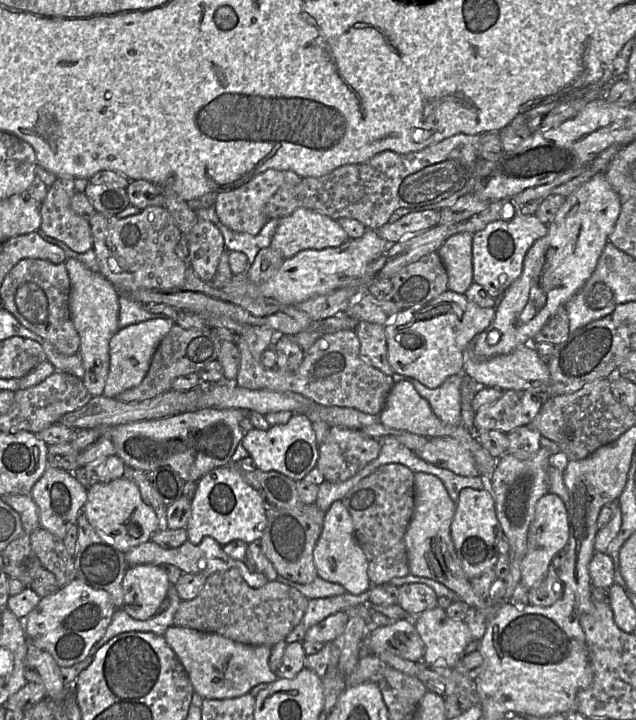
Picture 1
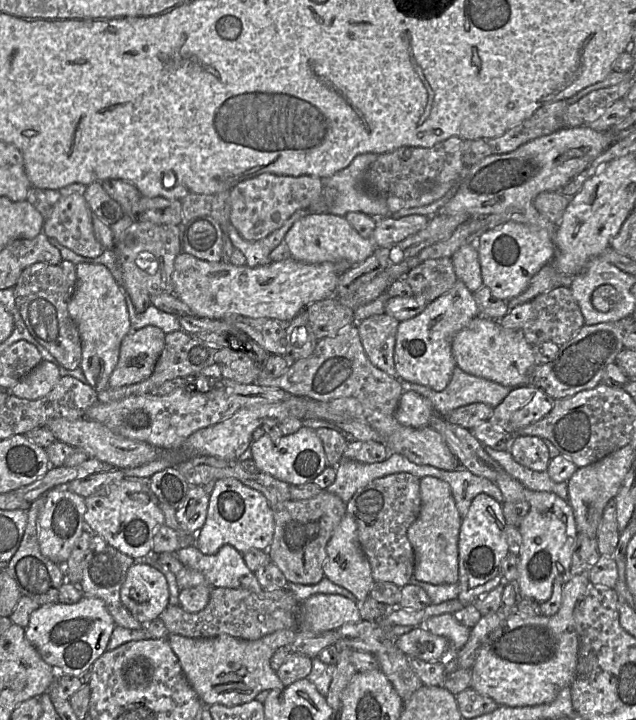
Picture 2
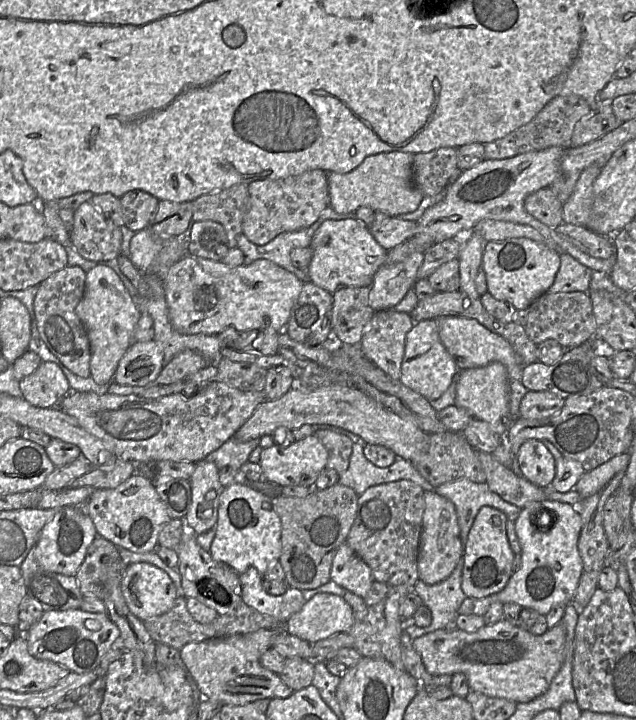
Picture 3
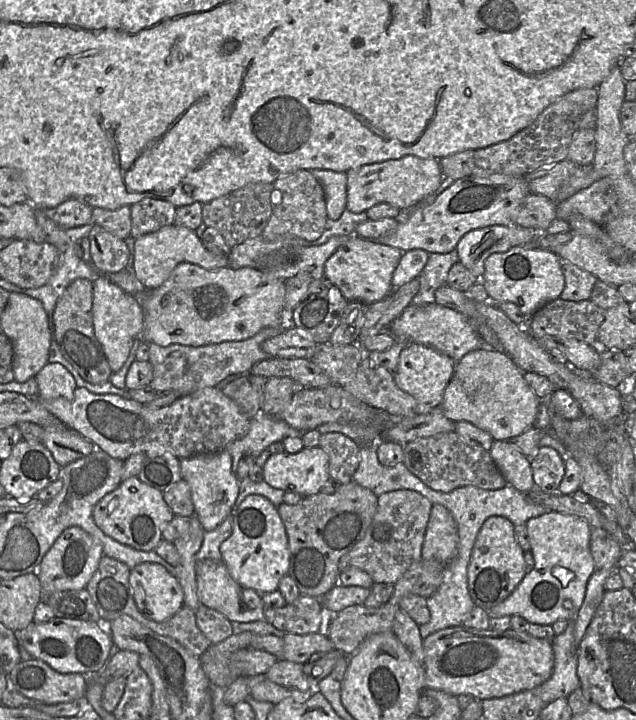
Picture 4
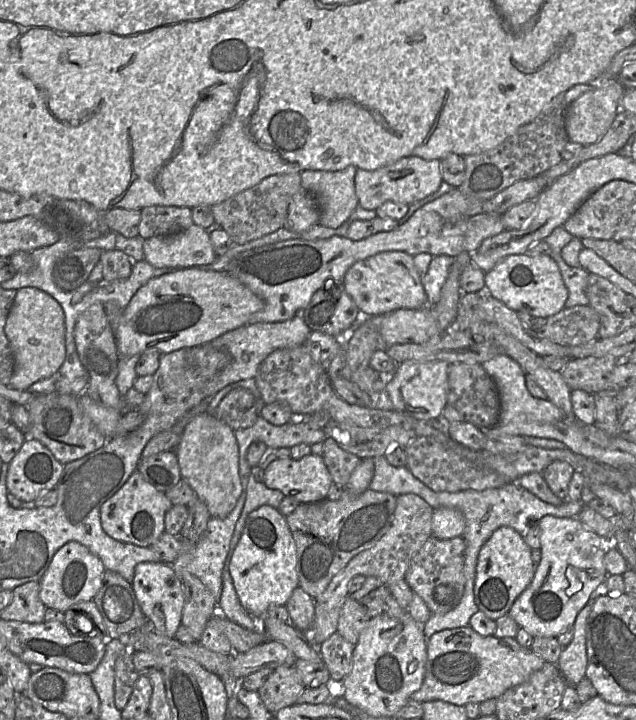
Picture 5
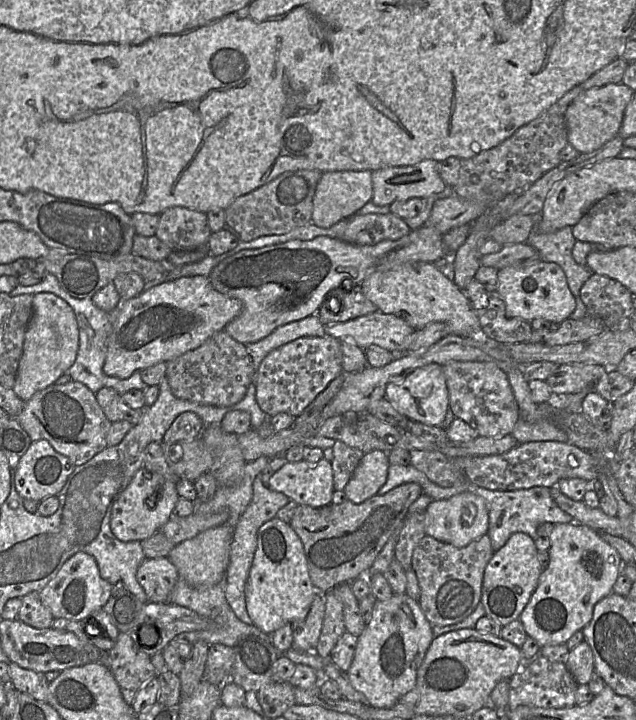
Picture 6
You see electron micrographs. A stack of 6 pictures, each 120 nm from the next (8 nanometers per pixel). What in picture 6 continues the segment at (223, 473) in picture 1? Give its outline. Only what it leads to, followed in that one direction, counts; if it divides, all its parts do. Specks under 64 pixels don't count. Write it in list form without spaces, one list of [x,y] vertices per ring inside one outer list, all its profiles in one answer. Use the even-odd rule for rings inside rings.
[[[277,517],[264,523],[257,534],[257,547],[245,585],[247,612],[253,624],[271,635],[285,624],[303,621],[310,611],[316,593],[322,592],[317,591],[311,582],[304,547],[296,532],[289,523]]]

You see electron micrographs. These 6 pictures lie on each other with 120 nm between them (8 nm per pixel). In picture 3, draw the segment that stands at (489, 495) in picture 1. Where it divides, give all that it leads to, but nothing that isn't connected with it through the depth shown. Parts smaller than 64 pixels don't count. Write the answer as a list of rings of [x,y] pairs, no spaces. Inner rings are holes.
[[[483,506],[480,508],[464,545],[461,587],[469,598],[484,598],[505,588],[514,573],[515,553],[507,538],[508,518],[499,509]]]

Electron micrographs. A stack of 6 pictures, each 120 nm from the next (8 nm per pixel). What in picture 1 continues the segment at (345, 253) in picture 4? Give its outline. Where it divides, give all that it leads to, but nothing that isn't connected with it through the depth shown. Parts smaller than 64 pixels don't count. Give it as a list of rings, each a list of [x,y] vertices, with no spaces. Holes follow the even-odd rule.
[[[300,207],[279,220],[270,247],[287,259],[302,250],[338,247],[348,239],[337,220]]]

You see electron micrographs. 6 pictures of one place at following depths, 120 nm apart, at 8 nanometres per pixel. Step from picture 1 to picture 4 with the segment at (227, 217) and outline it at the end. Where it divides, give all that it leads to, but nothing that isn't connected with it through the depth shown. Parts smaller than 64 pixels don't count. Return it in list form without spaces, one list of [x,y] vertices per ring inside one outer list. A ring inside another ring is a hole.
[[[297,170],[277,178],[271,195],[272,213],[261,233],[263,239],[275,241],[282,237],[295,236],[313,241],[323,233],[326,225],[326,195],[320,182],[310,170]]]

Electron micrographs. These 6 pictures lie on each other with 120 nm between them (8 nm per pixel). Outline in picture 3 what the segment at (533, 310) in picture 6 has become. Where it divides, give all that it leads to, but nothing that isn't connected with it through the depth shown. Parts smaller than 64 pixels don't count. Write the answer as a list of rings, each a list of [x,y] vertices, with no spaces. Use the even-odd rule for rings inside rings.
[[[528,238],[488,241],[482,258],[488,292],[498,300],[512,303],[516,310],[527,310],[536,299],[548,293],[559,267],[558,250]]]

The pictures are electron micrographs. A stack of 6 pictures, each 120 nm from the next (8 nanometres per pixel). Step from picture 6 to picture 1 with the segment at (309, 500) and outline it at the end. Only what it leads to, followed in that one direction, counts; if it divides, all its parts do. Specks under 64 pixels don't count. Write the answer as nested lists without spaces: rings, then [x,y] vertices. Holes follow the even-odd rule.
[[[293,414],[288,423],[271,426],[268,430],[253,428],[244,434],[241,444],[263,472],[279,472],[295,481],[301,481],[316,467],[319,445],[312,423],[304,414]]]

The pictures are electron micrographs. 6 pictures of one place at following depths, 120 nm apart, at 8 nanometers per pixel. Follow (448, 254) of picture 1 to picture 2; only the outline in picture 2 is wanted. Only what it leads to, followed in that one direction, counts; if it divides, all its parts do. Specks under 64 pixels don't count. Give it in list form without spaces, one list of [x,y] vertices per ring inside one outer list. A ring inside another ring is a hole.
[[[467,244],[460,247],[451,259],[457,279],[462,281],[472,293],[483,286],[476,244]]]

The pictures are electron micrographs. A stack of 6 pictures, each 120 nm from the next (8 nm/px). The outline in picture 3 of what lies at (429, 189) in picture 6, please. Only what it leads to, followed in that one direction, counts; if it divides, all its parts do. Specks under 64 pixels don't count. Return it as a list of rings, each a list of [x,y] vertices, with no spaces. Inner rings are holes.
[[[384,152],[366,157],[349,173],[328,173],[329,206],[339,214],[355,213],[360,207],[369,207],[390,217],[414,212],[424,195],[413,183],[413,161],[413,153]]]

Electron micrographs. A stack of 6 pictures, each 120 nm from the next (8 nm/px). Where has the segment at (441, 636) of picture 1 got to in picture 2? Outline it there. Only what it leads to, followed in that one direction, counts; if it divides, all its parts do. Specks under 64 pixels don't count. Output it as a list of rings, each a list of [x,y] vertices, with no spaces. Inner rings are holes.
[[[451,613],[430,616],[420,627],[435,635],[444,636],[449,641],[447,656],[457,654],[470,636],[470,628],[458,622]]]

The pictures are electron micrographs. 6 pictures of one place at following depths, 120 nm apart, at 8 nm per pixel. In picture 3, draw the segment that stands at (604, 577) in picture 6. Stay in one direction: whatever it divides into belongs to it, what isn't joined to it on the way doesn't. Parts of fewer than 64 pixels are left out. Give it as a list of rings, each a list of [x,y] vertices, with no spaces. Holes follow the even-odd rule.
[[[557,500],[540,501],[542,506],[553,512],[553,523],[540,528],[534,523],[536,514],[522,508],[515,520],[515,530],[521,545],[521,565],[515,570],[507,585],[498,593],[484,598],[466,597],[458,609],[459,614],[483,616],[493,602],[513,602],[547,615],[556,605],[567,605],[572,599],[583,573],[583,561],[578,550],[582,519],[578,506]]]

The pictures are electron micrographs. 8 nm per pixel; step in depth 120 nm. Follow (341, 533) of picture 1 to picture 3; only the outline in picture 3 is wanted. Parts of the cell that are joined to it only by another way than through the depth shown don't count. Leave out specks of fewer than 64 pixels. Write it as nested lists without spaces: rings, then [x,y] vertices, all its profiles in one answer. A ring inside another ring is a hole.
[[[344,542],[338,548],[331,567],[331,580],[352,593],[364,598],[369,592],[374,578],[372,571]]]

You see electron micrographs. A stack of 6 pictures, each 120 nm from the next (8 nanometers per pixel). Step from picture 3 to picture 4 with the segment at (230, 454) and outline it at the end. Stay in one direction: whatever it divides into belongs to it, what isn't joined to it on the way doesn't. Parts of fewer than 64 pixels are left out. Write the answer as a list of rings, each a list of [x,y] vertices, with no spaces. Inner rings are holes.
[[[260,413],[251,420],[246,435],[226,447],[232,457],[233,473],[235,474],[238,463],[244,454],[256,458],[270,444],[281,442],[286,437],[301,437],[302,433],[278,417]]]

